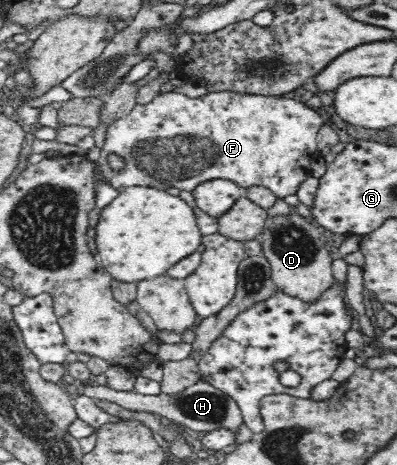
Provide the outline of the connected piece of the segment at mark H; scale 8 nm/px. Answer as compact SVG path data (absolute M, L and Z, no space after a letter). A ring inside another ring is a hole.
M199 379L195 385L187 387L179 395L143 395L134 390L115 391L109 387L99 386L93 381L86 383L83 388L83 395L94 399L107 399L124 407L129 411L146 411L153 413L157 417L167 417L177 424L183 424L192 431L210 432L218 427L225 427L235 432L242 422L242 413L234 399L231 399L226 393L213 387L213 384Z

